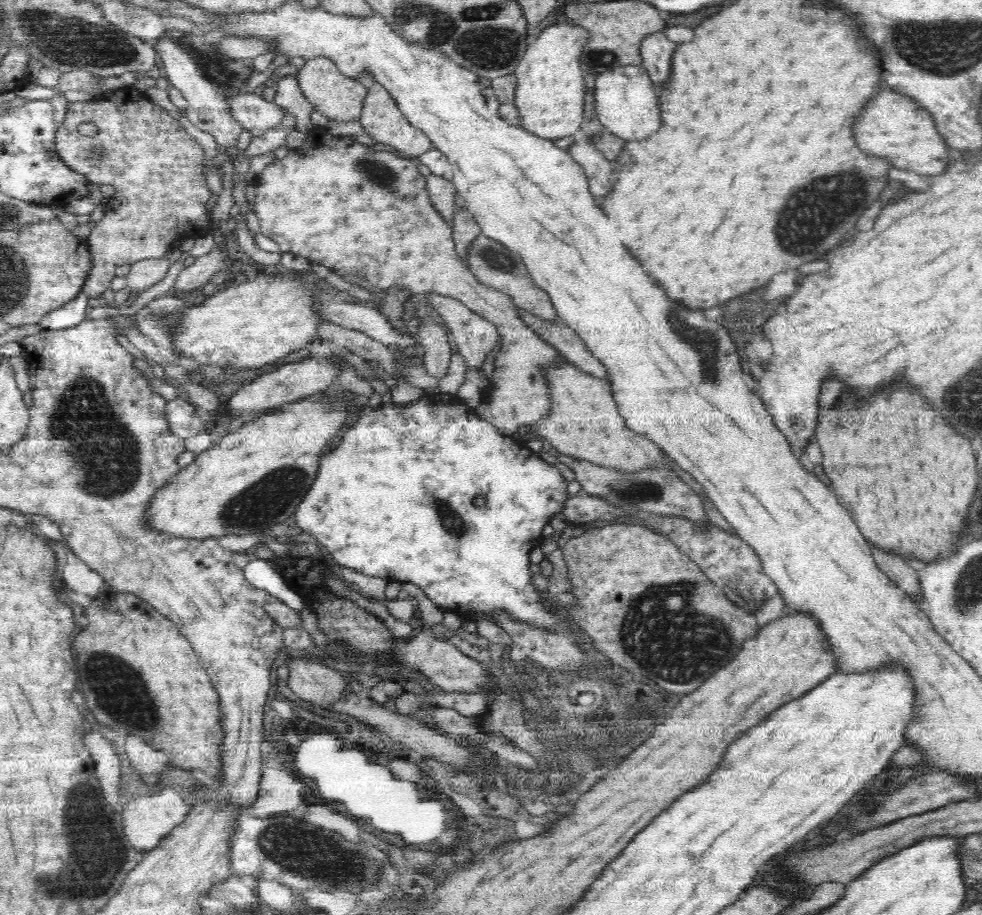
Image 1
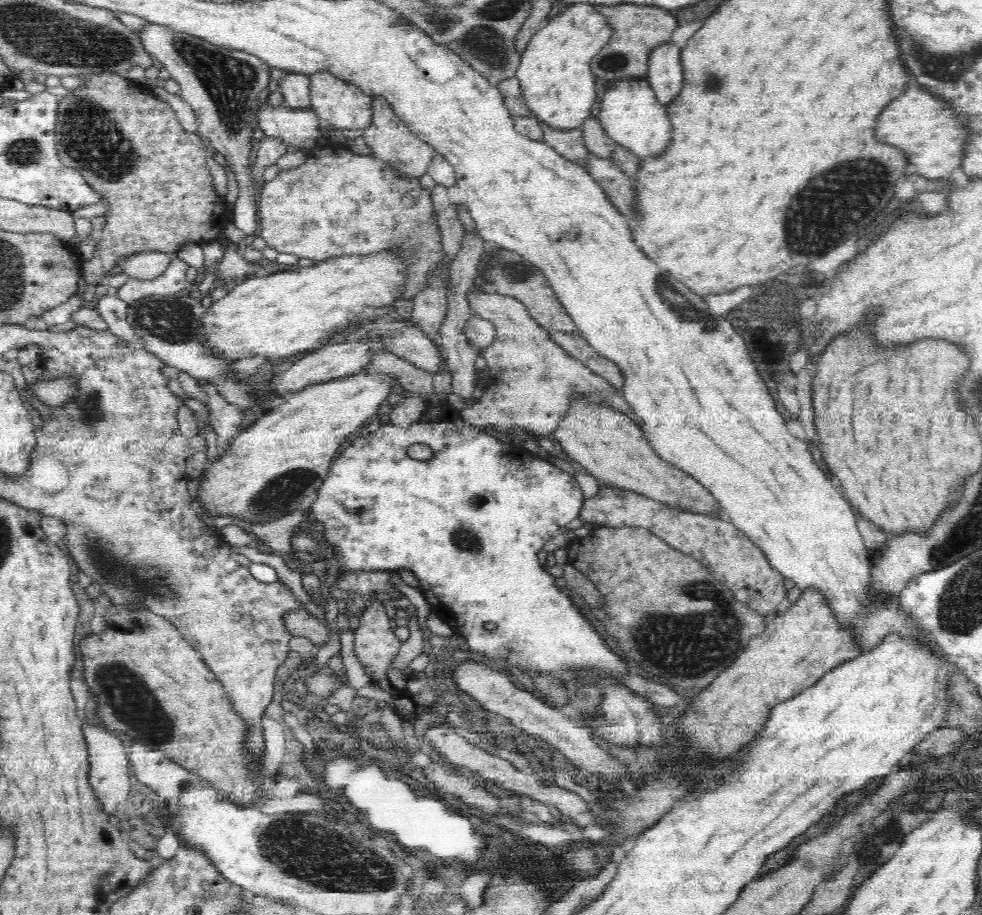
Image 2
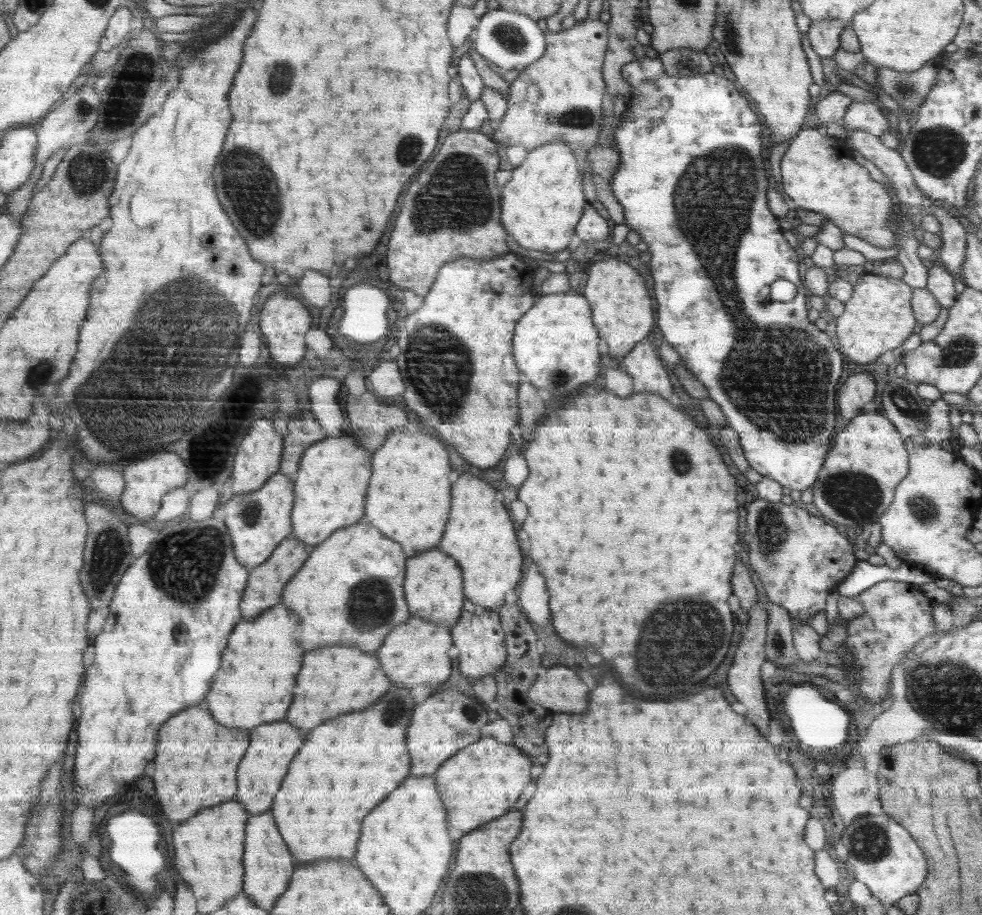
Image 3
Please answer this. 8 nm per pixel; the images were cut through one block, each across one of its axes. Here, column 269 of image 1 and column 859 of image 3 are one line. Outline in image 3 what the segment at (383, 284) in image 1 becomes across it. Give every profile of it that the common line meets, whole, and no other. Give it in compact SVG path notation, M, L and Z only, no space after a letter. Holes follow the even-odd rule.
M816 127L802 130L796 138L790 142L788 149L782 157L780 170L783 185L780 191L787 197L791 206L812 212L820 212L836 225L844 233L856 235L871 245L888 249L894 246L896 238L892 236L890 228L886 226L886 220L890 216L890 196L888 190L884 194L884 186L868 180L868 172L854 164L852 160L852 148L842 138L836 136L822 135Z

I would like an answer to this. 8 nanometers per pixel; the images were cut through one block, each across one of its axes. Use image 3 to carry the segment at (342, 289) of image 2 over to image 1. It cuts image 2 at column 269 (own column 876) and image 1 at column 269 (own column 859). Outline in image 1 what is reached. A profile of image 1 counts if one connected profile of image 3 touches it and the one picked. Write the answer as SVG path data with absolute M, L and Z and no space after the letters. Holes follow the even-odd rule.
M295 274L292 276L274 276L274 277L266 277L266 276L259 276L254 280L248 280L248 282L242 282L242 284L238 285L231 285L227 287L221 287L220 290L217 292L212 291L212 296L211 297L206 297L203 298L202 300L199 300L198 304L195 304L193 307L186 307L181 314L180 320L178 321L178 326L174 328L174 332L171 333L171 339L173 340L173 345L180 350L180 354L182 354L182 358L190 358L190 360L194 360L194 362L198 362L198 366L232 366L232 368L258 368L258 366L264 366L264 364L270 364L270 363L278 363L276 360L278 358L282 358L282 356L286 356L290 354L291 352L294 352L295 350L298 350L300 347L303 347L305 344L314 344L315 342L319 342L319 338L317 336L318 328L320 328L320 324L322 324L322 321L328 321L328 320L323 320L323 318L320 318L317 316L315 313L315 308L313 308L313 304L316 301L319 301L320 294L326 294L326 288L327 288L328 282L325 281L324 278L320 278L319 282L316 283L316 280L313 281L305 281L303 280L303 275L301 277L296 277Z

